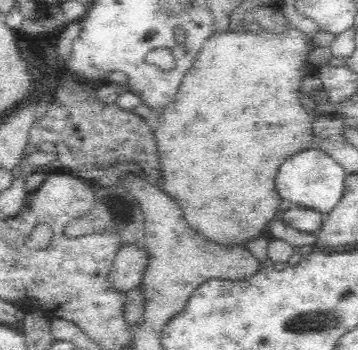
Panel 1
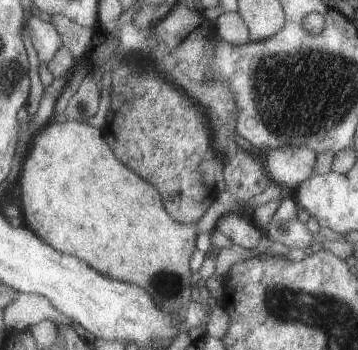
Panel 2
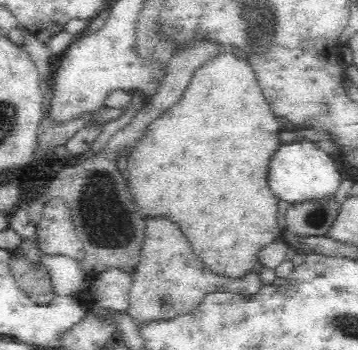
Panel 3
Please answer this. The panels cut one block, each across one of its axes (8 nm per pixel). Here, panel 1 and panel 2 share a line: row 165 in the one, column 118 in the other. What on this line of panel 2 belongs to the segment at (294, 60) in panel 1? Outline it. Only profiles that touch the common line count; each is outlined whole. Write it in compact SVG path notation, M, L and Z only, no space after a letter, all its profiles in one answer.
M71 120L51 122L35 138L35 146L23 166L19 184L25 208L23 218L29 228L59 252L85 260L103 276L145 288L153 300L171 314L185 312L187 306L197 300L193 292L199 278L191 264L193 254L197 252L199 226L183 224L169 214L161 190L119 160L105 136L105 128L91 128L91 124Z

